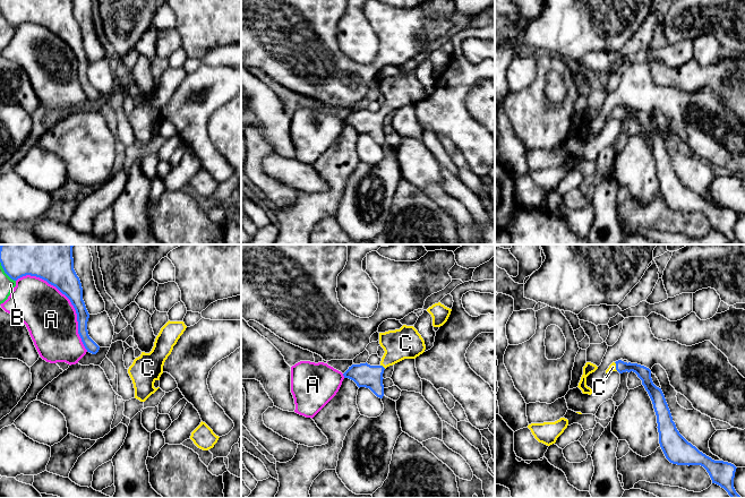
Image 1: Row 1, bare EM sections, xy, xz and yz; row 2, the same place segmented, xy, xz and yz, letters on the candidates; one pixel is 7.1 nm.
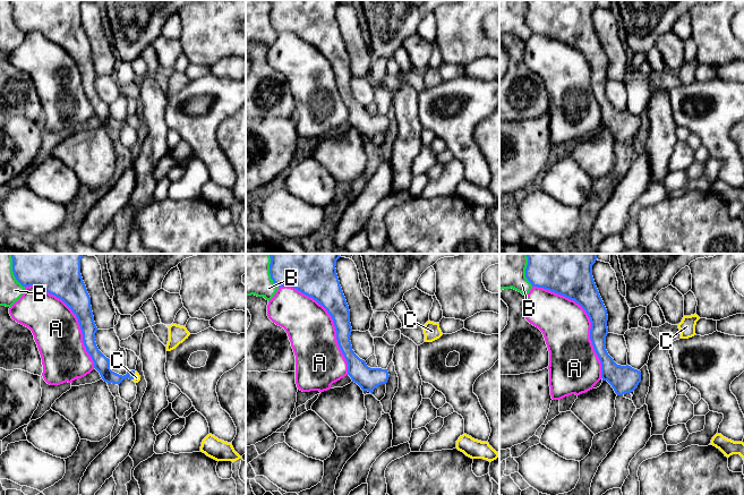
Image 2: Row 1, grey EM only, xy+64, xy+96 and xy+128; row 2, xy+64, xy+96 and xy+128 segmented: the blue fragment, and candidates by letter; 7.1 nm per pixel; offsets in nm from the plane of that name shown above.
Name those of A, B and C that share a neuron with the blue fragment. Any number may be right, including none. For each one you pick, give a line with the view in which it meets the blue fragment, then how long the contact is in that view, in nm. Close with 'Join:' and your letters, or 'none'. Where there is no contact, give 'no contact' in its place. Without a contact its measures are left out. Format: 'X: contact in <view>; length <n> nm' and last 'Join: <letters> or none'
C: contact in xz; length 50 nm
Join: C

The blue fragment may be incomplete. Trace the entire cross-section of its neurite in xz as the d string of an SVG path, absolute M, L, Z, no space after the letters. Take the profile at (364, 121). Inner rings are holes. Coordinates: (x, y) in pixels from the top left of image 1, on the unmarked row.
M406 71L400 76L379 79L379 91L385 97L379 112L367 109L352 111L343 122L353 127L359 135L369 135L377 144L383 145L384 117L404 105L416 105L425 98L426 92L418 77Z

